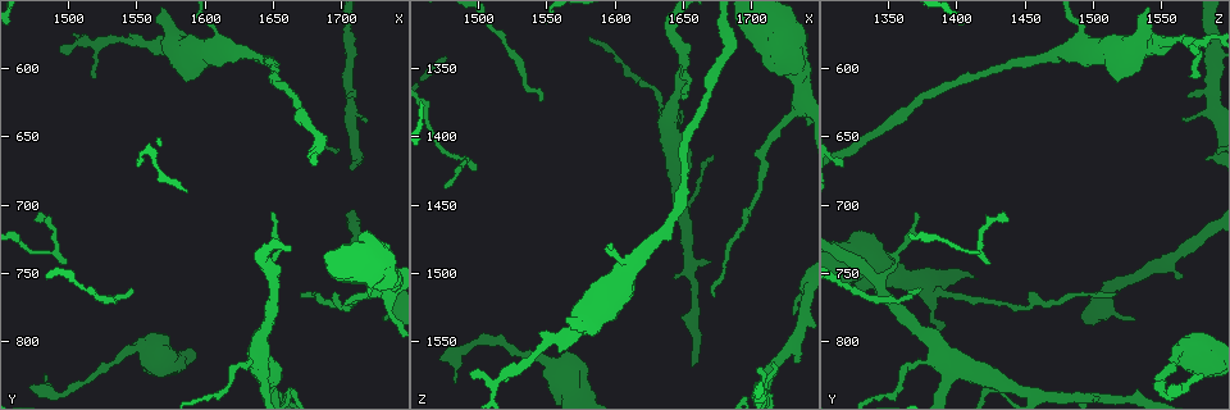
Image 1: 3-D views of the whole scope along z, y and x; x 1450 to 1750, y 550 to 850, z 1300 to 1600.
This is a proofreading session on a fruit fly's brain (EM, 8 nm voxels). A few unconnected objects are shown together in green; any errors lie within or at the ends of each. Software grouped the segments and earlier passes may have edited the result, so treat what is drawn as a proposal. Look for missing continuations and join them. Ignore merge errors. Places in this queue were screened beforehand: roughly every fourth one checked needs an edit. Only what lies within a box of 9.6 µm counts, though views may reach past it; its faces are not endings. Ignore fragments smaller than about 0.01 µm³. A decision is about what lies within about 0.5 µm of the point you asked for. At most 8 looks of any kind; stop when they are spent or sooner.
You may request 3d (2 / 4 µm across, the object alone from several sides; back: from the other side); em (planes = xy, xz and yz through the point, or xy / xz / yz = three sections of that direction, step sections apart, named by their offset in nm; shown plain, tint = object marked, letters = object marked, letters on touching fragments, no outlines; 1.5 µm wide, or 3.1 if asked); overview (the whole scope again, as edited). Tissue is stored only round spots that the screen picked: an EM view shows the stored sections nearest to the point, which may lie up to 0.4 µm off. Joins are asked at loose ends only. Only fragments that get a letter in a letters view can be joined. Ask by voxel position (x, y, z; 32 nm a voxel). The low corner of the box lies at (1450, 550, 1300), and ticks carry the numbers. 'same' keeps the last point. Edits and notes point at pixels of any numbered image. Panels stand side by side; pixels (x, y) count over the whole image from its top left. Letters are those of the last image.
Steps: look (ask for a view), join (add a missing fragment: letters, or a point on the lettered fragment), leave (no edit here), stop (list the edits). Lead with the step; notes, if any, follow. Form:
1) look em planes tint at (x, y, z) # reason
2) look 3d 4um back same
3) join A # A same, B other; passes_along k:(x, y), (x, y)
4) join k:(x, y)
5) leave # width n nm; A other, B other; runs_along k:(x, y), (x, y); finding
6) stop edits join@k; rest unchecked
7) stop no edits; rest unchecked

look em planes letters at (1482, 824, 1578) # thin end

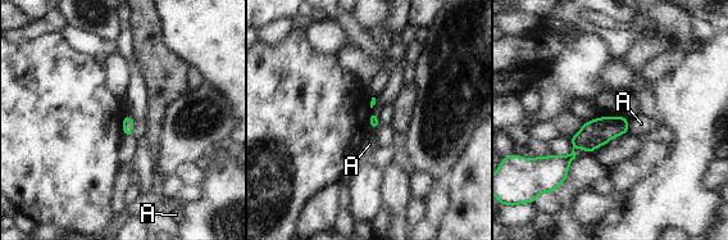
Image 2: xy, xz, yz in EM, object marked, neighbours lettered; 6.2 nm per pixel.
leave # longest_contact A 50 nm; A other; border 2:(629, 125), (627, 131); no lettered fragment goes on from it

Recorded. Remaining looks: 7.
look 3d 4um at (1714, 634, 1564) # thin end

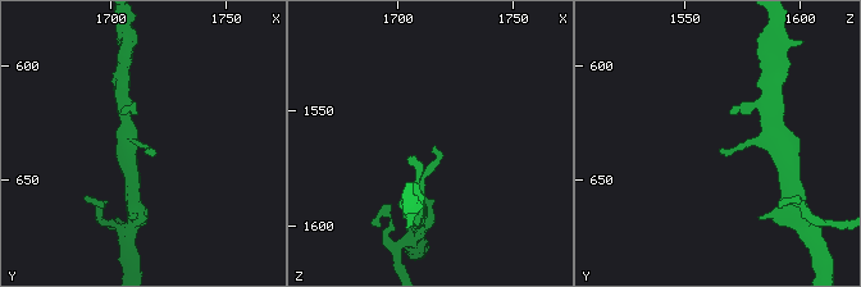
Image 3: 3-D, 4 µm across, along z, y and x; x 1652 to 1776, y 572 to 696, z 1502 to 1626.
look em yz step 4 tint at (1716, 635, 1565) # now the EM

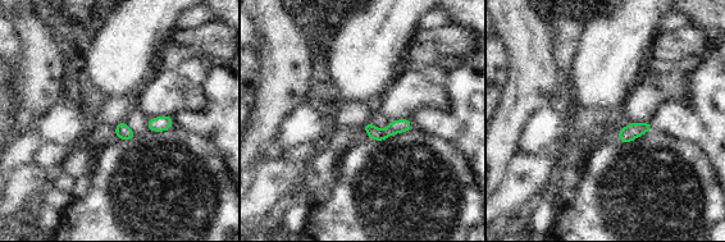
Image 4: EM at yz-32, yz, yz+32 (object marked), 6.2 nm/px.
look em planes letters same

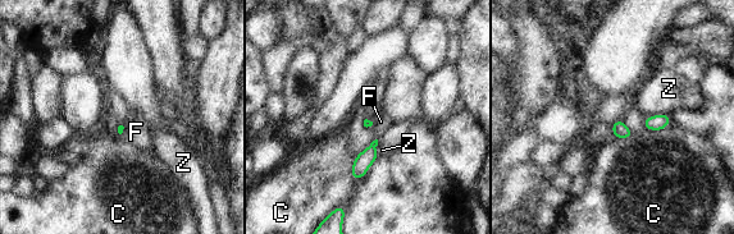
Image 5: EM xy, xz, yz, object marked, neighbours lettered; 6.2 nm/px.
leave # C other, F other, Z other; border 5:(126, 124), (121, 137); none of them fits

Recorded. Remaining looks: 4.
look em planes letters at (1734, 752, 1566) # an open end

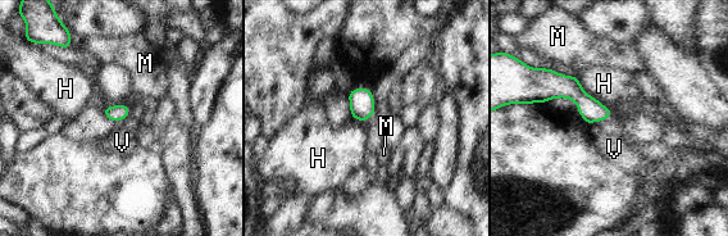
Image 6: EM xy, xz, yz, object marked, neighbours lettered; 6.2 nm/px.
leave # longest_contact H 220 nm; H other, M other, V other; none of them fits

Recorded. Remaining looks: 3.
stop no edits; rest unchecked

